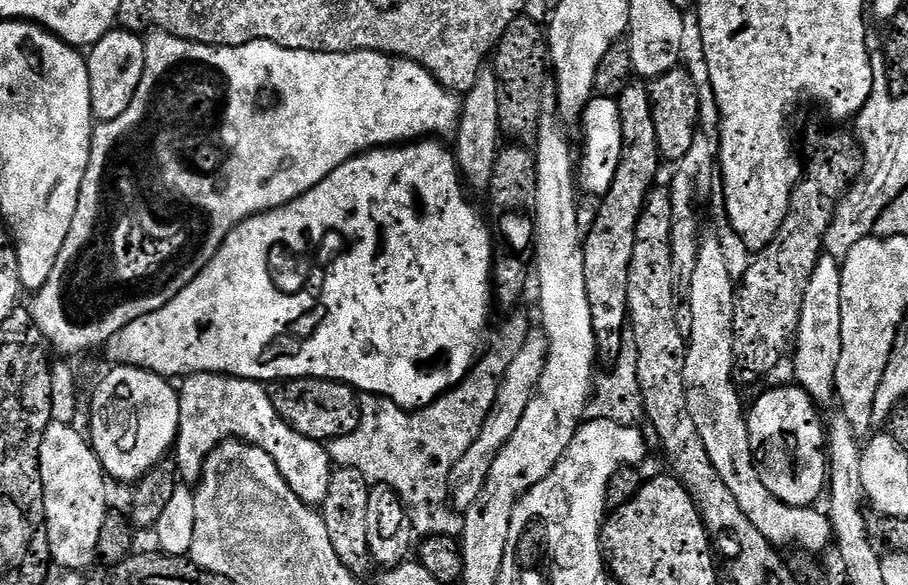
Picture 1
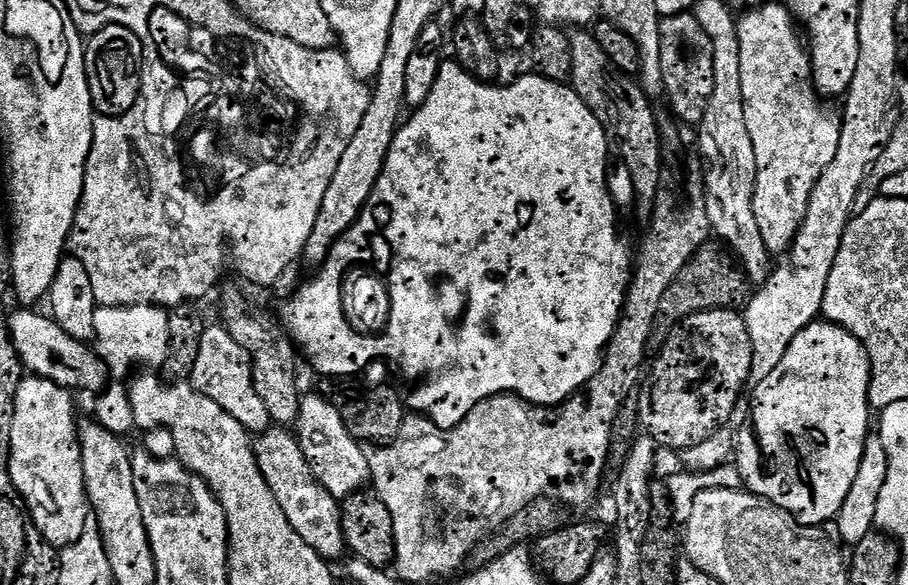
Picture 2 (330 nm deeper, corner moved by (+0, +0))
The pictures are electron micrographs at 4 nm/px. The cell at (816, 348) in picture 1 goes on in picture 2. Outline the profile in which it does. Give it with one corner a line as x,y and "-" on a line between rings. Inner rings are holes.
783,3
764,4
761,8
752,8
743,17
739,17
736,29
738,30
738,42
740,43
740,65
742,66
742,96
746,106
746,126
750,129
750,142
754,142
754,158
756,159
756,185
754,186
754,218
758,222
758,228
762,230
762,240
766,242
769,253
787,253
796,241
796,235
800,233
804,219
808,214
808,207
812,198
812,191
823,174
824,168
834,162
834,154
838,154
838,142
840,141
841,117
836,116
827,108
825,101
816,90
816,84
812,81
812,54
797,21

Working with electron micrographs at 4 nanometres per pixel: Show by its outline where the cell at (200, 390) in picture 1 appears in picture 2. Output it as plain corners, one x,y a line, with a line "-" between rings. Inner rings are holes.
223,326
205,327
190,383
203,396
210,398
210,402
218,402
218,406
222,406
222,410
226,410
226,414
230,414
230,418
239,422
249,434
267,432
272,424
270,414
266,414
266,405
262,403
262,398
258,398
258,390
254,390
248,356

